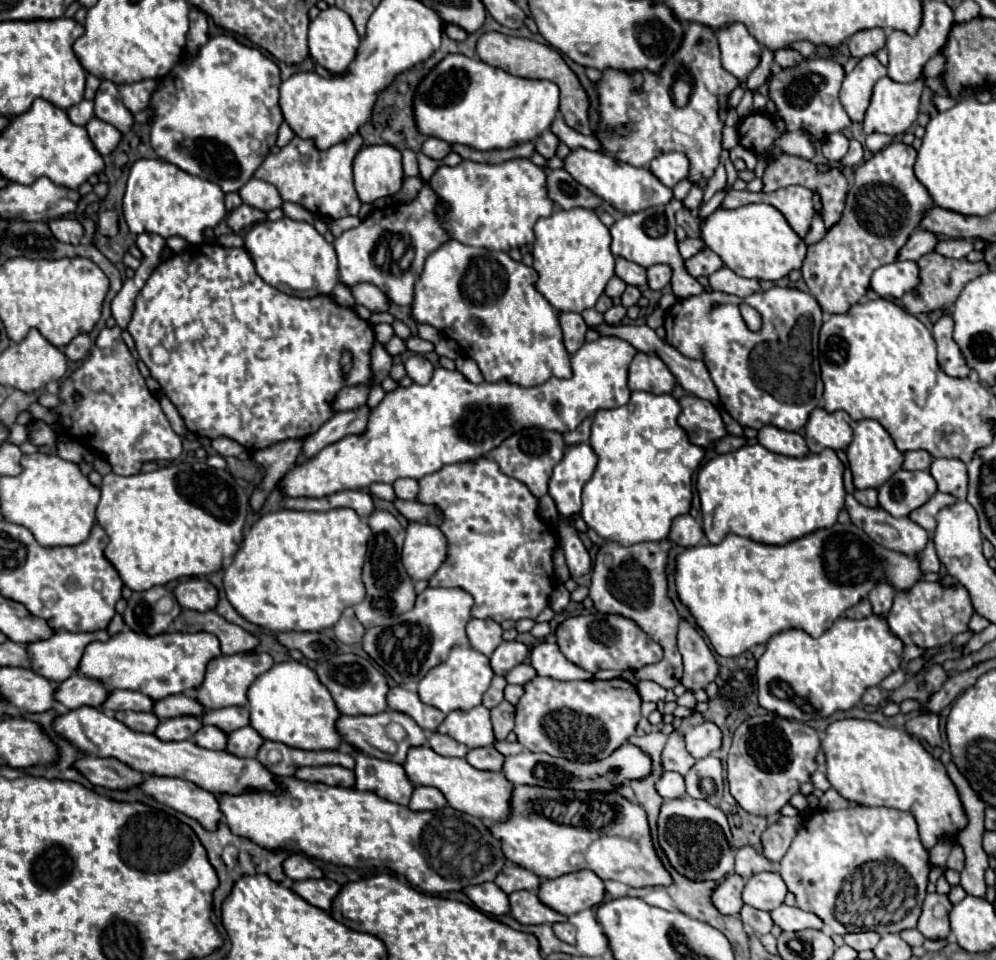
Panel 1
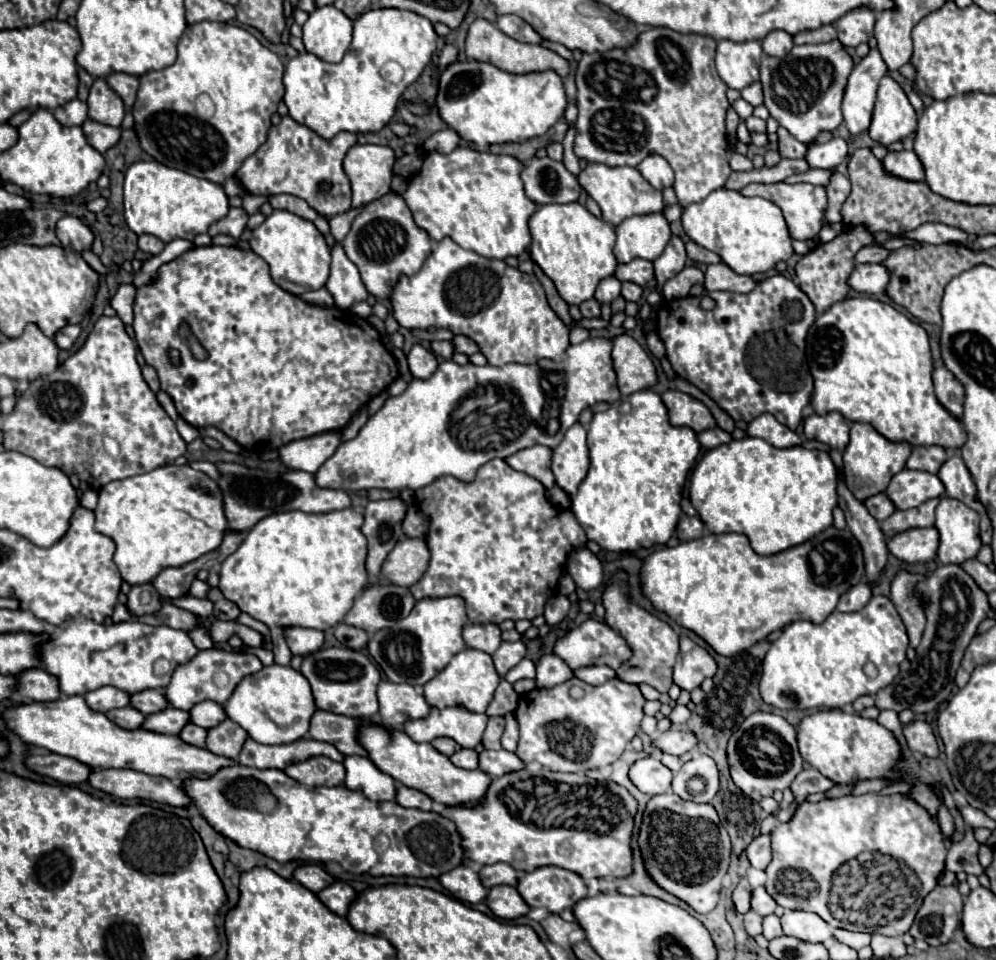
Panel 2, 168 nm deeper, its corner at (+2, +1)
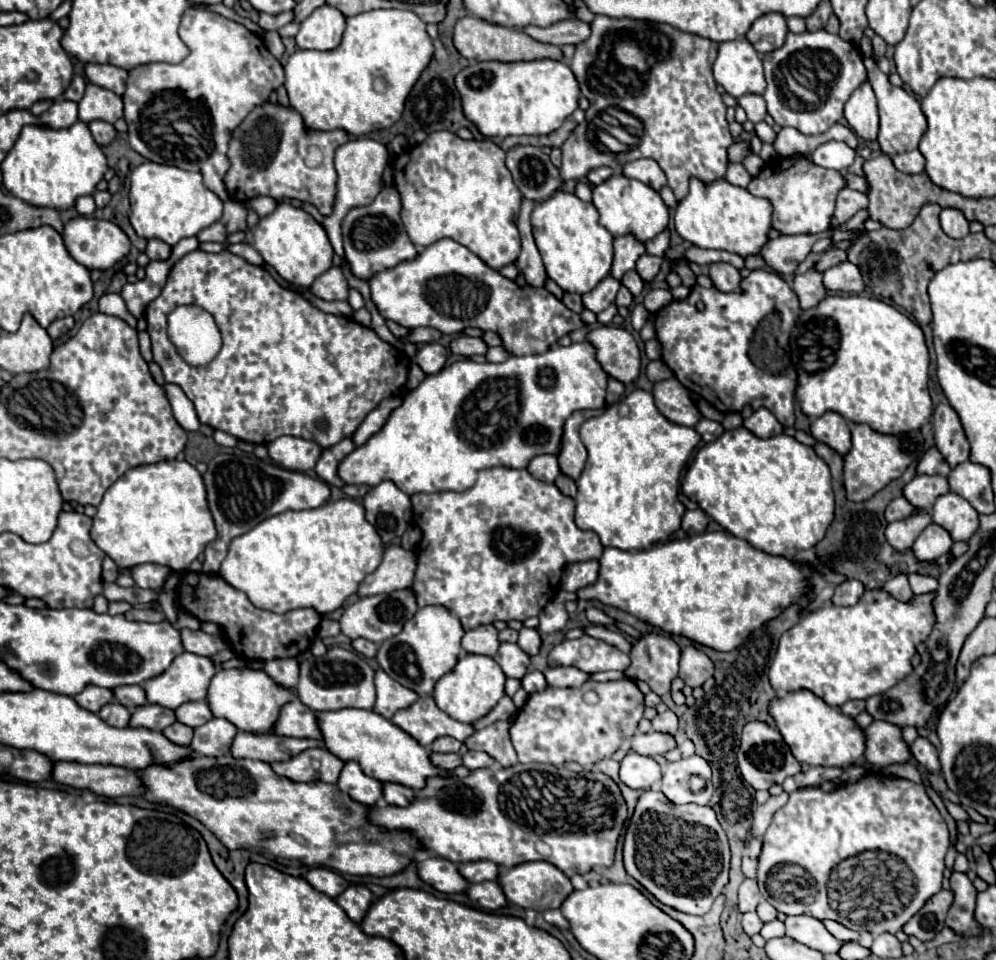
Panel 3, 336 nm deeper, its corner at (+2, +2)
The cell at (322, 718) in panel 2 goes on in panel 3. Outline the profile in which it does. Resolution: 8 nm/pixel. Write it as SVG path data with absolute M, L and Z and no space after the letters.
M293 699L281 707L281 713L273 725L273 733L285 737L309 737L309 739L321 737L315 713L299 699Z

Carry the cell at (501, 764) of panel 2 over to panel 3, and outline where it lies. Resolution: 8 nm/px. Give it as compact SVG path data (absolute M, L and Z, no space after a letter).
M467 751L463 755L463 765L473 771L473 769L481 769L481 767L493 767L495 761L493 761L493 757L489 757L483 751Z

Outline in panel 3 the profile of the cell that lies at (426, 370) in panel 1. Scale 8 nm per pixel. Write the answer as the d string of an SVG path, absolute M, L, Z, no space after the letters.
M427 343L423 347L419 347L417 355L411 359L417 365L421 365L421 369L431 375L431 373L439 373L443 369L443 365L447 363L449 351L447 347L443 347L441 343Z

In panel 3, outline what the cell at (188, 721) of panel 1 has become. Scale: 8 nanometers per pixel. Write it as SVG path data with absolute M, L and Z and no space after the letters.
M145 703L145 705L141 705L141 709L133 709L129 727L145 727L151 731L163 731L165 727L169 727L175 721L177 719L171 709L165 709L161 705L153 705L153 703Z

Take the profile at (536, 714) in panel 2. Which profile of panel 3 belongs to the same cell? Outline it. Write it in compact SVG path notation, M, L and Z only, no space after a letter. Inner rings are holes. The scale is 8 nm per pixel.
M631 679L597 683L587 681L583 687L577 689L557 689L547 687L543 693L531 693L527 703L519 709L513 725L511 725L511 743L517 751L521 763L549 763L549 765L563 765L565 761L577 761L579 765L587 767L601 759L611 757L619 745L629 739L637 731L637 723L643 717L643 693ZM593 691L597 701L585 701L585 693Z

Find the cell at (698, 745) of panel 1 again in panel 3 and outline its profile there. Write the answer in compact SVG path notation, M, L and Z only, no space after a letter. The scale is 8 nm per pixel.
M649 731L649 733L637 733L631 737L631 749L639 755L661 755L667 753L675 747L675 739L671 735L665 733L657 733L657 731Z

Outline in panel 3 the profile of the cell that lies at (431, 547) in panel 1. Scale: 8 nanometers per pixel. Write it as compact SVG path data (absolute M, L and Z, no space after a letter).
M391 545L385 549L381 565L369 573L361 585L357 587L359 597L391 593L397 589L407 589L413 583L417 559L411 551L405 551L399 545Z

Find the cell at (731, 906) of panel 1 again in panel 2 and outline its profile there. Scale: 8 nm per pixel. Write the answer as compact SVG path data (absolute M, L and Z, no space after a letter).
M741 878L739 880L739 884L735 886L735 890L733 890L733 904L735 904L735 908L737 908L737 912L741 912L741 914L745 914L747 910L749 910L749 898L751 898L751 886L749 886L749 882L747 882L747 878Z

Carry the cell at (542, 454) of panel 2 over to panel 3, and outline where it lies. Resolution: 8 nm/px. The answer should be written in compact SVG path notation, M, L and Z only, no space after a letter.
M539 455L539 457L535 457L535 459L529 463L527 471L529 471L535 479L539 479L539 481L553 483L553 481L557 479L557 475L559 475L557 457L555 457L555 455Z

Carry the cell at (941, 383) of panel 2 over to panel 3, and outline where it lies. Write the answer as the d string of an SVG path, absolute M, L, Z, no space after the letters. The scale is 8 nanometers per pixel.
M941 403L933 415L933 429L939 453L945 457L951 469L969 461L969 441L961 427L961 421L949 403Z

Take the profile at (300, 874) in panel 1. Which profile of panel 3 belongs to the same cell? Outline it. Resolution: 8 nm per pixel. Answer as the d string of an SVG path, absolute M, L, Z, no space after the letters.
M325 867L309 869L307 875L305 875L305 879L307 879L317 891L329 895L331 899L335 899L337 895L341 895L341 893L349 887L349 883L347 883L339 873L329 871L329 869L325 869Z

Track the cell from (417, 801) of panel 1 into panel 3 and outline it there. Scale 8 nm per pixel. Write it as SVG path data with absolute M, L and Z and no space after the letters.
M383 783L383 799L389 805L405 807L413 801L413 789L399 783Z

